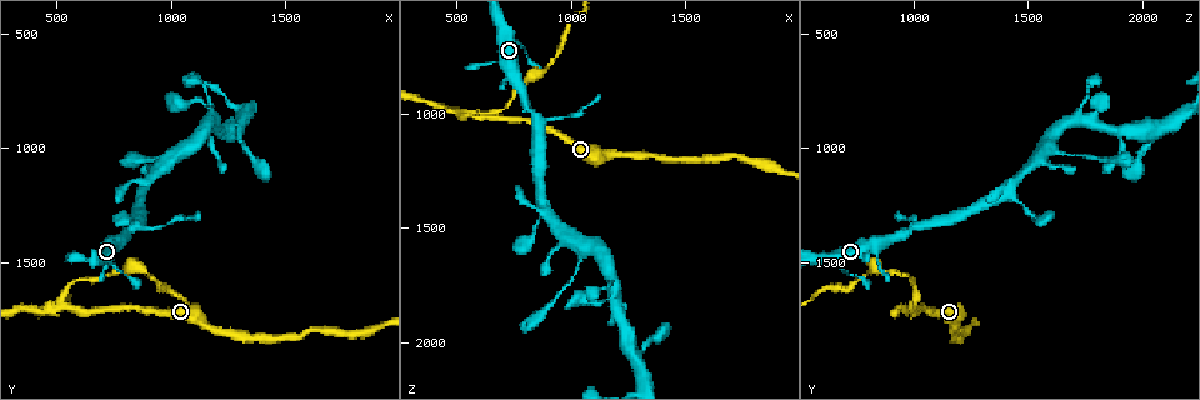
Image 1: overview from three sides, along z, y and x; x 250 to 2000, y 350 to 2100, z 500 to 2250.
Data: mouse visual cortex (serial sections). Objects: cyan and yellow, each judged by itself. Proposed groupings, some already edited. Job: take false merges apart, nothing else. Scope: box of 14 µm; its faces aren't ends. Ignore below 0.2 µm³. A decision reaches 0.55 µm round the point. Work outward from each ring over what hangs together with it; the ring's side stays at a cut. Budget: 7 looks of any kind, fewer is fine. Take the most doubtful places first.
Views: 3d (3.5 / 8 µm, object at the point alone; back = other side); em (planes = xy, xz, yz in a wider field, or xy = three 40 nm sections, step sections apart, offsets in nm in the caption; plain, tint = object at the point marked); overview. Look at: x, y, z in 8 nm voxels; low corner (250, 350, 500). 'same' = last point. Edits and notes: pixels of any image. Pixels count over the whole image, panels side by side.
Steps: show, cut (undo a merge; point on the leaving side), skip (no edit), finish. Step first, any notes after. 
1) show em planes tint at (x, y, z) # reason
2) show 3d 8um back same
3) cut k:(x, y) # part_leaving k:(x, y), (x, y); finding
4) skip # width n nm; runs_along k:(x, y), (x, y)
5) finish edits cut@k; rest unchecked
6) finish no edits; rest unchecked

show 3d 3.5um at (540, 1700, 990) # side arm on a straight run

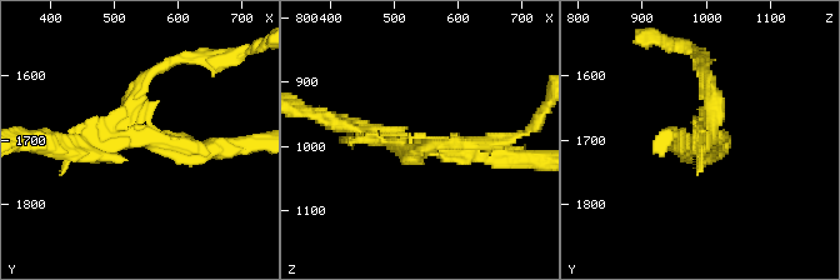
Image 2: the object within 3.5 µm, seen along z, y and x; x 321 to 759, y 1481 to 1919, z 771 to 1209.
show em xy step 3 tint at (530, 1690, 1000) # arms 3; arm_widths 150, 200, 250 nm

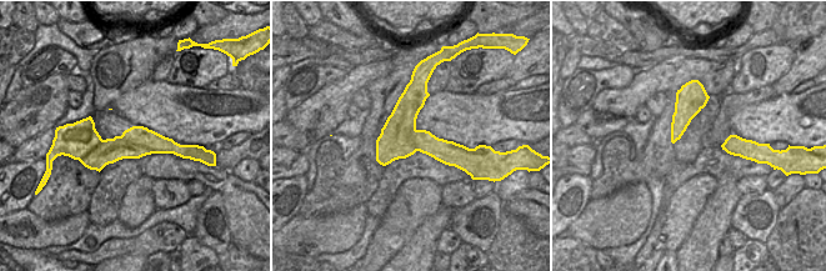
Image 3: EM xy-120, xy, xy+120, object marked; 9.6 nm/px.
cut 2:(144, 83) # width 400 nm; part_leaving 2:(125, 126), (155, 69), (205, 61); a second cell is stuck on

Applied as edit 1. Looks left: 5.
show overview

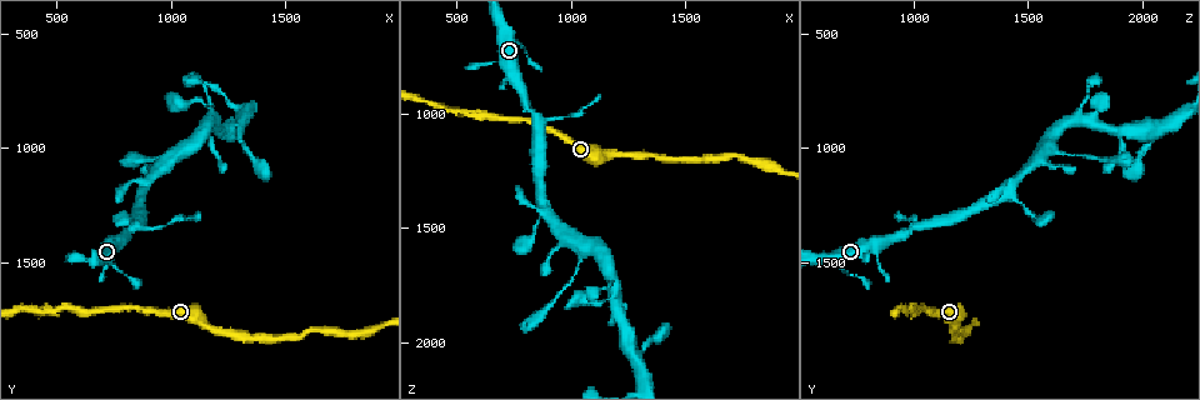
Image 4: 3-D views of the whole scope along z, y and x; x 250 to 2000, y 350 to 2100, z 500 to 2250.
show 3d 3.5um at (1070, 990, 1590) # arms part here

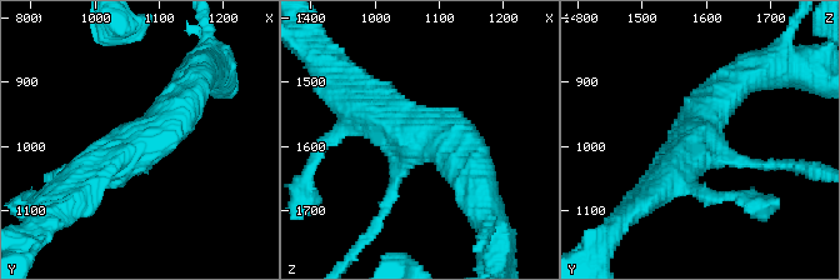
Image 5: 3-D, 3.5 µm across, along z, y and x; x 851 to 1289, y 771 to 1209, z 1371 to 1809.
show em xy step 3 tint at (1055, 1000, 1580)

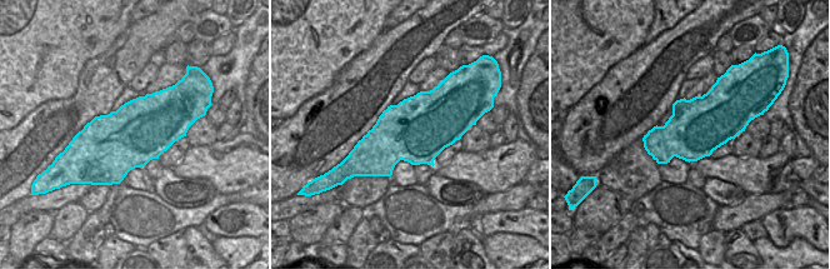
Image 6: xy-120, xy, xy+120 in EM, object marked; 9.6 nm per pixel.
skip # runs_along 5:(74, 189), (185, 93); all the same cell

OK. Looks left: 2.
show 3d 3.5um back at (1180, 890, 1770)

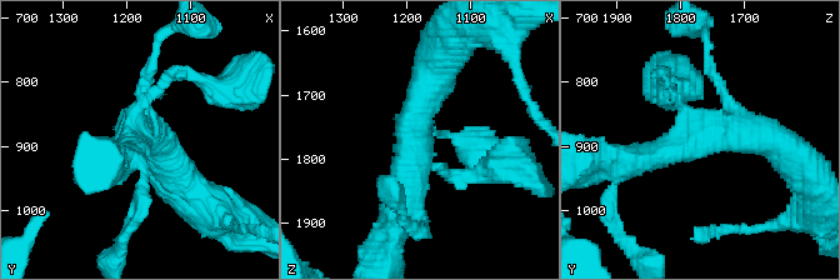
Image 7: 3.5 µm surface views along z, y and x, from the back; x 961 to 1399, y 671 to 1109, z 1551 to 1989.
show em xy step 3 tint at (1190, 885, 1775) # now the EM

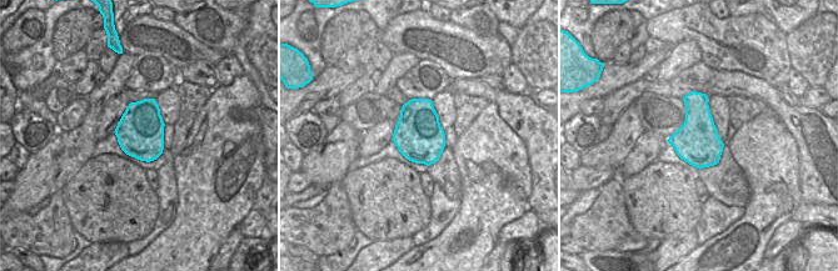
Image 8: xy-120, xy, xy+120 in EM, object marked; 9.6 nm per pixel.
skip # runs_along 7:(433, 68), (399, 211); continuous, no second cell

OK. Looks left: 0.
finish edits cut@2; rest unchecked

